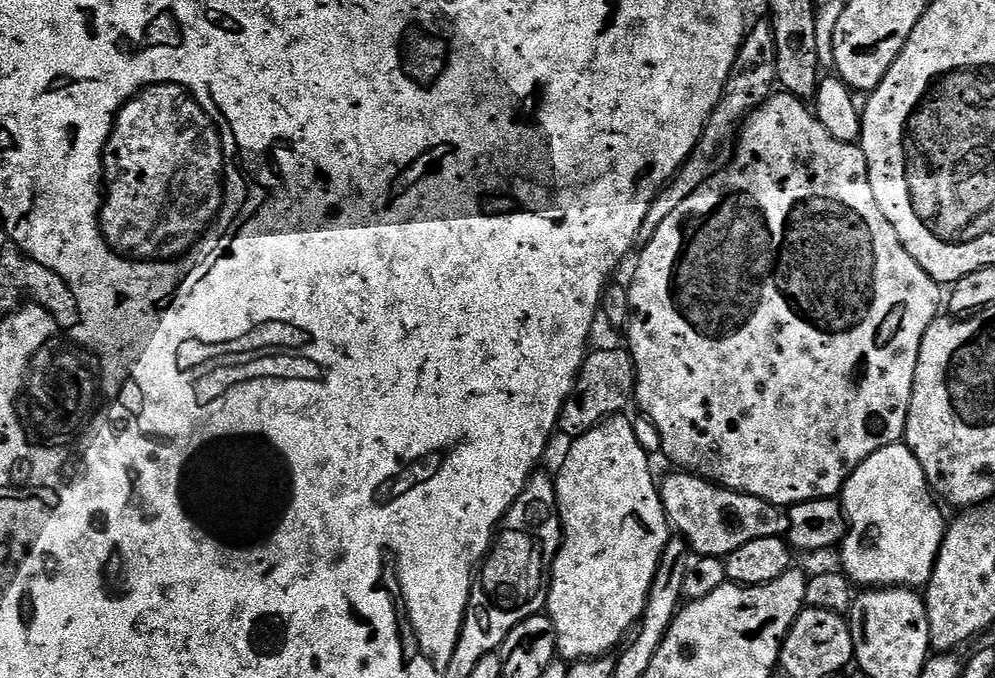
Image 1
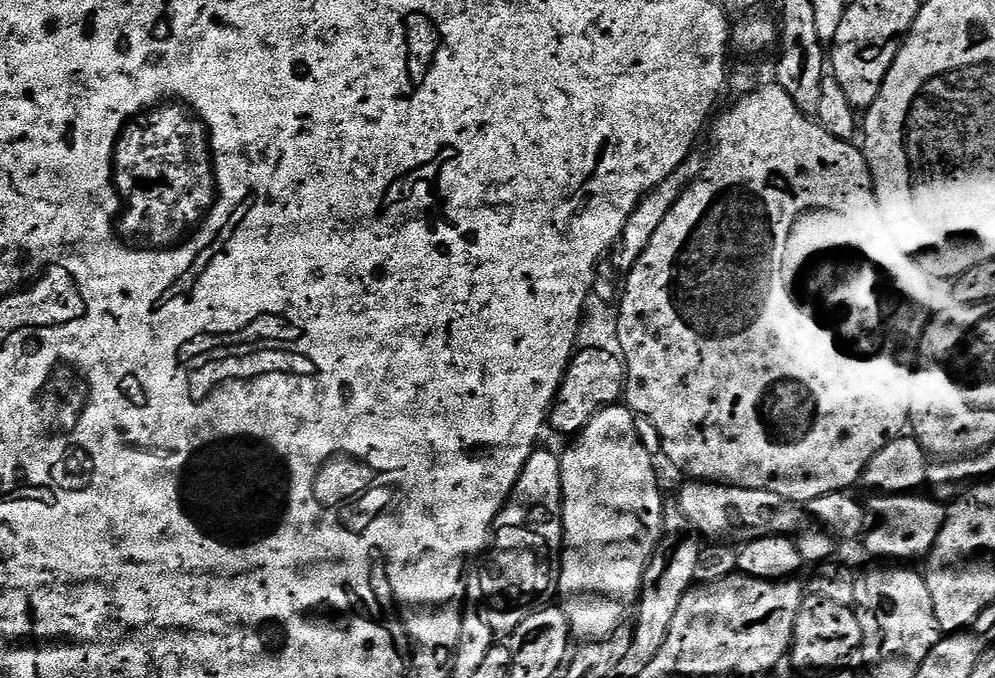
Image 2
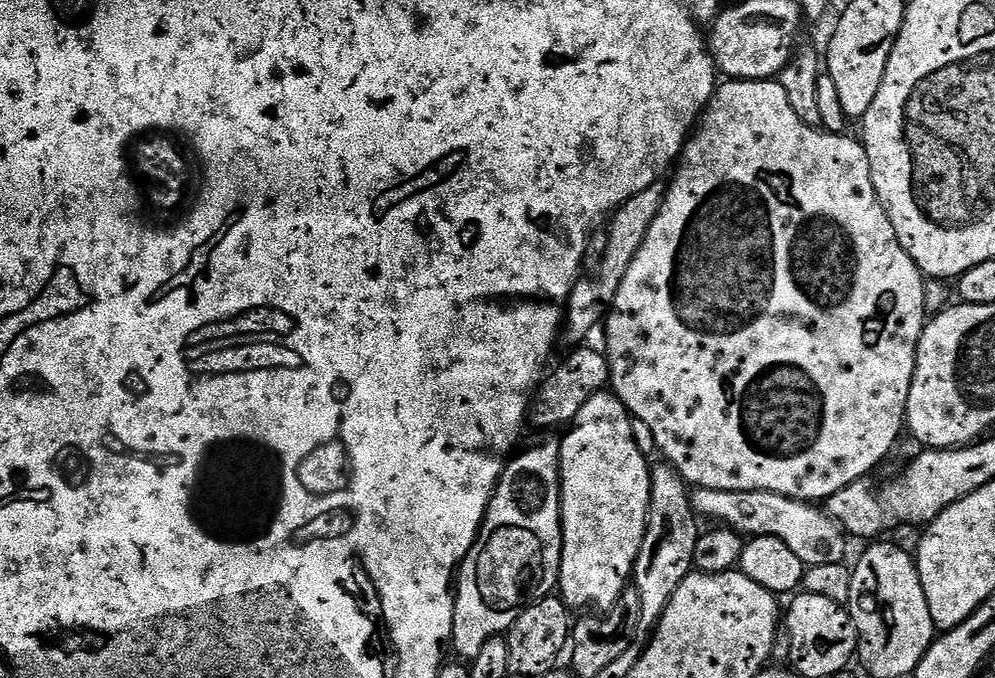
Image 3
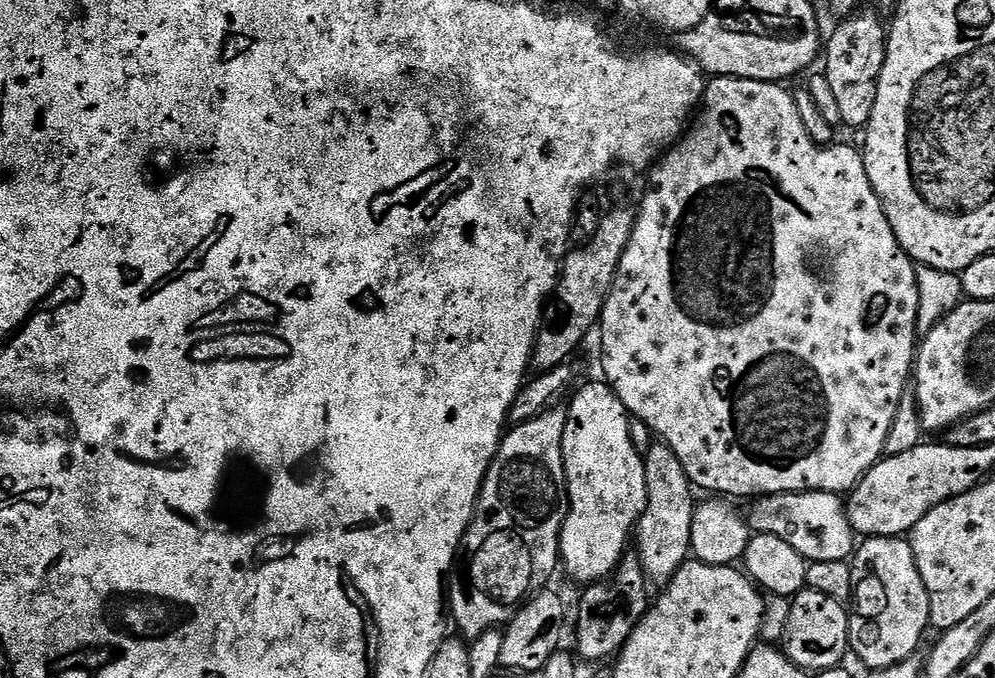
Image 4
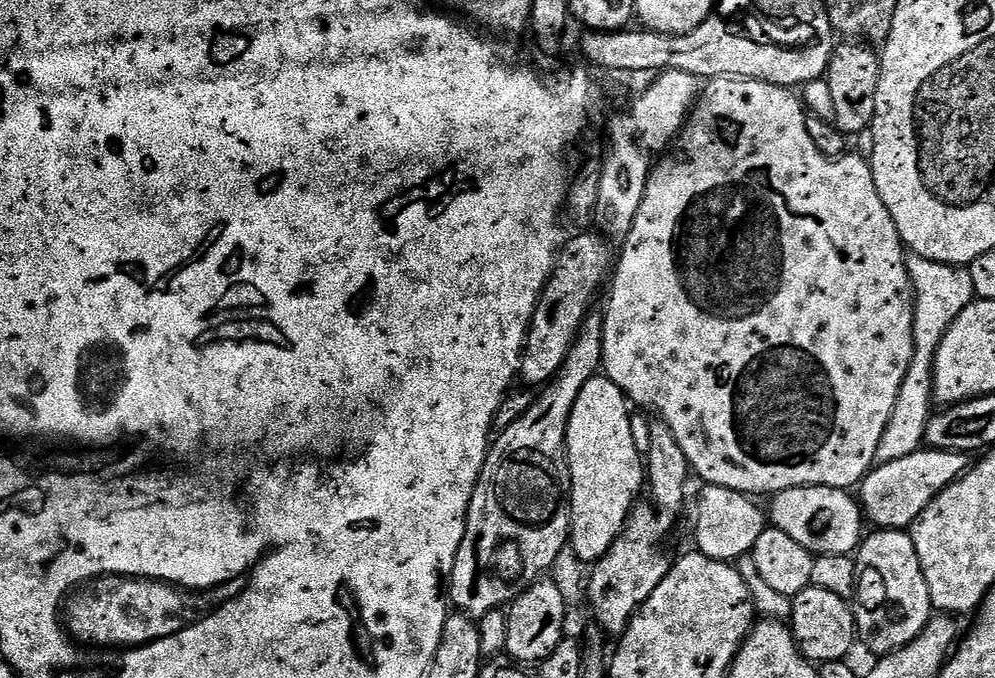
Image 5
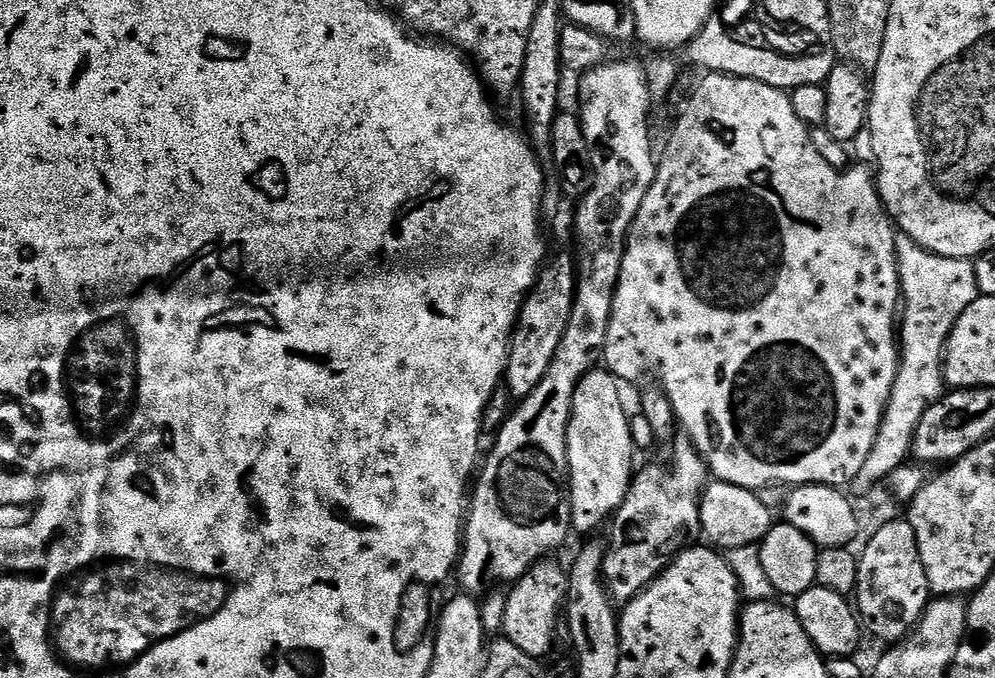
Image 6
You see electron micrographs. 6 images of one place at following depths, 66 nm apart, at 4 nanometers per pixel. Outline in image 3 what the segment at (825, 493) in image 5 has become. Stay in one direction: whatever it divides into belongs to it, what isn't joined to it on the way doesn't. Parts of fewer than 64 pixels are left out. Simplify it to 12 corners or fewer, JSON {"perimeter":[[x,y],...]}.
{"perimeter":[[696,488],[697,517],[778,538],[808,568],[845,563],[823,507],[773,492]]}

